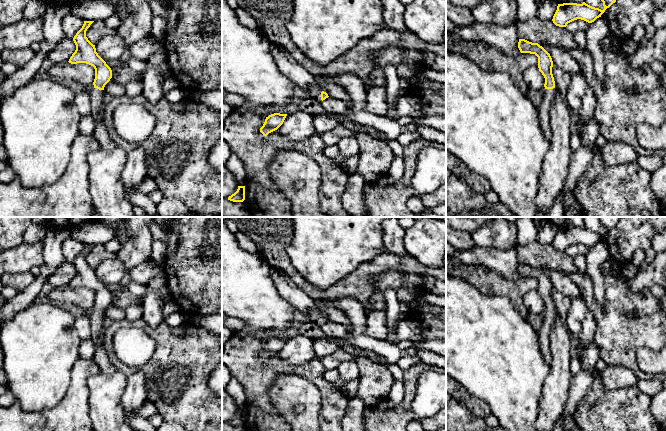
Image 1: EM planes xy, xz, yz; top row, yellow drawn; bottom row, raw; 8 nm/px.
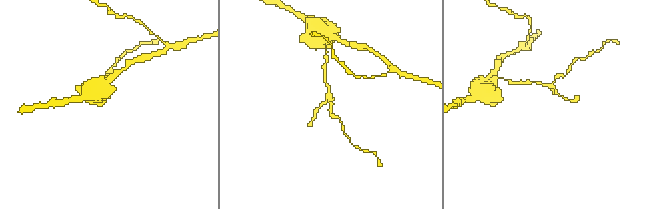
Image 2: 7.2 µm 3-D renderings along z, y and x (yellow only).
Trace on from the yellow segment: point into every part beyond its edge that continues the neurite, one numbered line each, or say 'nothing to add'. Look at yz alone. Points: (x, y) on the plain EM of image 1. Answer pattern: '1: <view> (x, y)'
1: yz (548, 319)

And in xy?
1: xy (98, 322)

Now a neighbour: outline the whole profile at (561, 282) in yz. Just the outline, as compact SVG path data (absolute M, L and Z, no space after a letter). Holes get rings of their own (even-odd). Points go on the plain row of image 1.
M547 266L538 268L550 278L554 291L560 292L571 300L581 295L577 285L564 272Z

